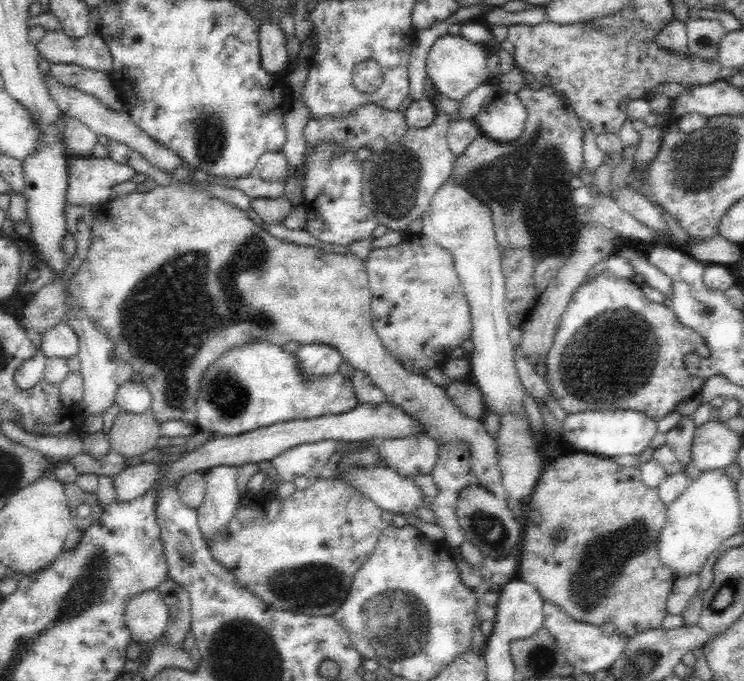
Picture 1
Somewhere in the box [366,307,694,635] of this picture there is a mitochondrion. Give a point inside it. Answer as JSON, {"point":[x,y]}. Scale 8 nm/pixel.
{"point":[604,558]}

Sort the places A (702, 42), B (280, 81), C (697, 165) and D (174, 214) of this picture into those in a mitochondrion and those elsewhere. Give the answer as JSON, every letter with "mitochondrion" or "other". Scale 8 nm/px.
{"A":"mitochondrion","B":"other","C":"mitochondrion","D":"other"}

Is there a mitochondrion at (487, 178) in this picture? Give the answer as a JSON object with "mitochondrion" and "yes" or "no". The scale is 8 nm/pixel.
{"mitochondrion":"yes"}

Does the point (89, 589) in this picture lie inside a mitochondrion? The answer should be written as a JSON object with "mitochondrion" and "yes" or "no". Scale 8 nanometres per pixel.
{"mitochondrion":"yes"}

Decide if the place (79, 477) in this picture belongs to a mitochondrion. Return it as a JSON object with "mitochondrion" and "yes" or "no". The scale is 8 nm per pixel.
{"mitochondrion":"no"}

